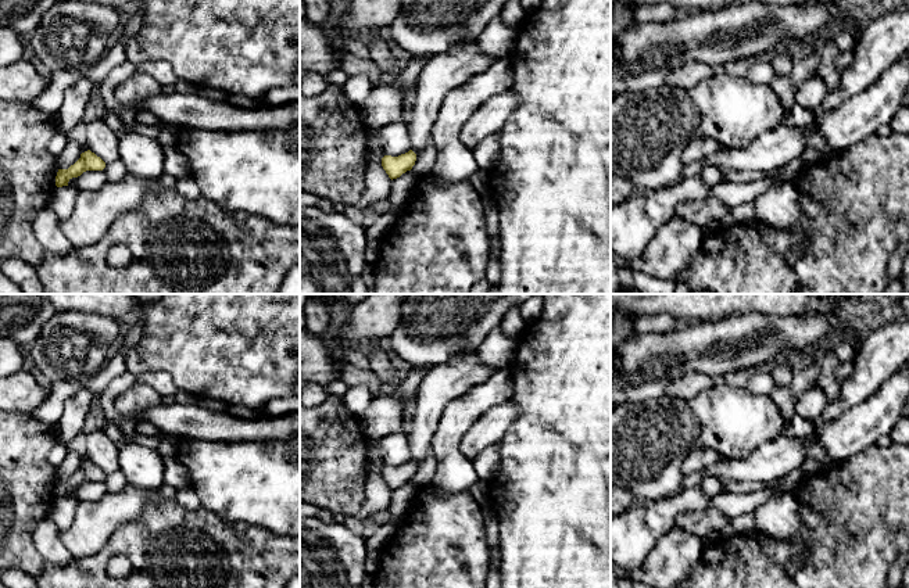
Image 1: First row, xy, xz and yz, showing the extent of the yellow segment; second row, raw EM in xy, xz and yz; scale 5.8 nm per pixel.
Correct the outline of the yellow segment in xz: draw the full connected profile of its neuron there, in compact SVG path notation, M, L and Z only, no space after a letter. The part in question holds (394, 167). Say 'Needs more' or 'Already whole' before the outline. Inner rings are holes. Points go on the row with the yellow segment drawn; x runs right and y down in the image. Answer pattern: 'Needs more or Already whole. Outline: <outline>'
Already whole. Outline: M409 150L408 153L401 154L398 157L384 155L382 158L382 166L389 175L389 178L393 180L400 178L407 171L411 171L415 165L415 161L416 154L412 150Z

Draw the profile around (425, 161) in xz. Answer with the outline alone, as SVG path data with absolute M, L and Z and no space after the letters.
M429 139L423 151L419 155L416 155L416 161L415 165L412 166L412 171L419 176L427 175L436 162L436 154L437 153L436 153L434 141Z

